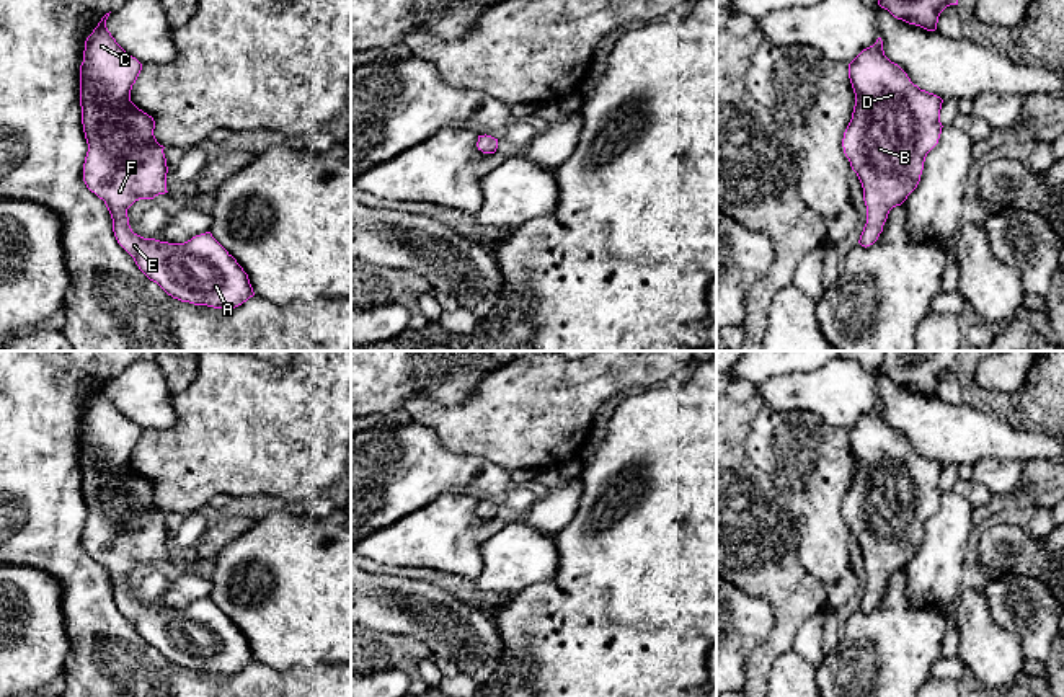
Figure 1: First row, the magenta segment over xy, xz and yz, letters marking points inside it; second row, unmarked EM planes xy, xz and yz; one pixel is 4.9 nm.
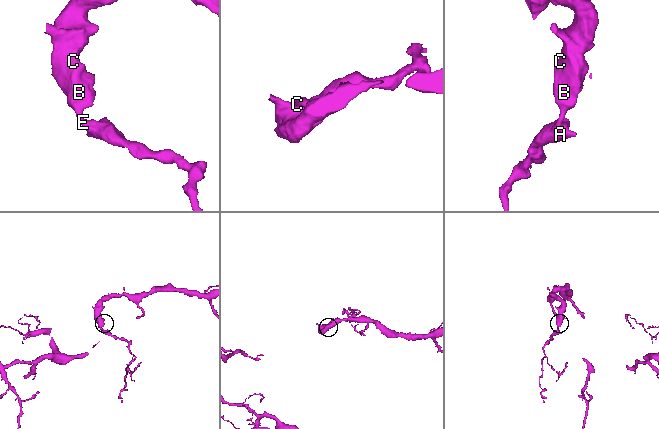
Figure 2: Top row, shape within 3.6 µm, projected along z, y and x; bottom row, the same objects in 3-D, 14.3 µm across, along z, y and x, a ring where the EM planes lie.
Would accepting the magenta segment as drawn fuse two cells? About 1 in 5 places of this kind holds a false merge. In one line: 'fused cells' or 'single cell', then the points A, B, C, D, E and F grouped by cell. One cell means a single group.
single cell | A B C D E F

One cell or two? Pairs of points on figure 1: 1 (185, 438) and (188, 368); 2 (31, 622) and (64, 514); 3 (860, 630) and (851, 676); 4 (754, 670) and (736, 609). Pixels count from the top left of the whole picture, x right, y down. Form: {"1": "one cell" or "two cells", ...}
{"1": "two cells", "2": "two cells", "3": "one cell", "4": "two cells"}

